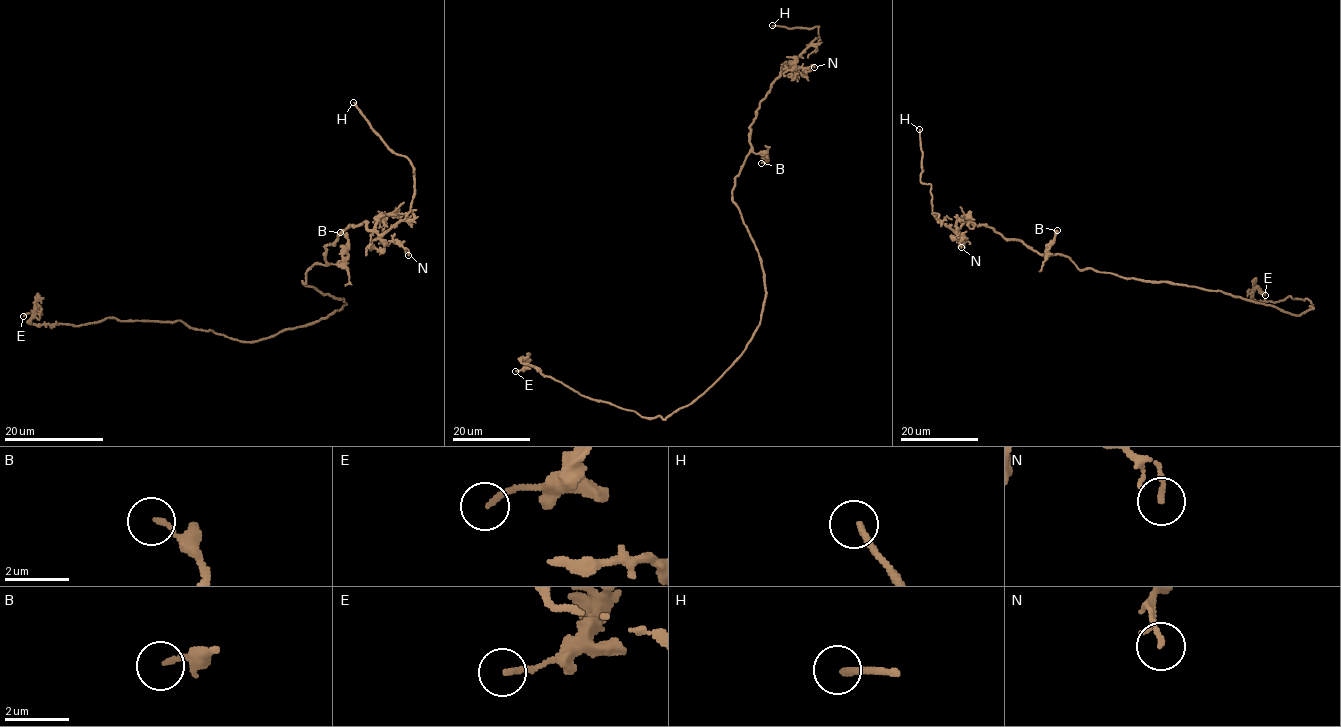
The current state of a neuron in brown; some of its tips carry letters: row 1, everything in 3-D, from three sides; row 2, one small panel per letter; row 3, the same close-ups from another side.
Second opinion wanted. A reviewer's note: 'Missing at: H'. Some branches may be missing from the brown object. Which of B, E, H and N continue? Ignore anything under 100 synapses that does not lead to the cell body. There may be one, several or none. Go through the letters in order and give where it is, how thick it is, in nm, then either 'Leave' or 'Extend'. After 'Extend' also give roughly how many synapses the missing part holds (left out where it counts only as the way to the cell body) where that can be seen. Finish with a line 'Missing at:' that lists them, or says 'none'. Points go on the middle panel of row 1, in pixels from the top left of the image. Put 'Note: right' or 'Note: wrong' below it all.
B: Place: (761, 163). Thickness 130 nm. Leave
E: Place: (515, 371). Thickness 160 nm. Leave
H: Place: (772, 25). Thickness 190 nm. Extend
N: Place: (814, 67). Thickness 140 nm. Leave
Missing at: H
Note: right

